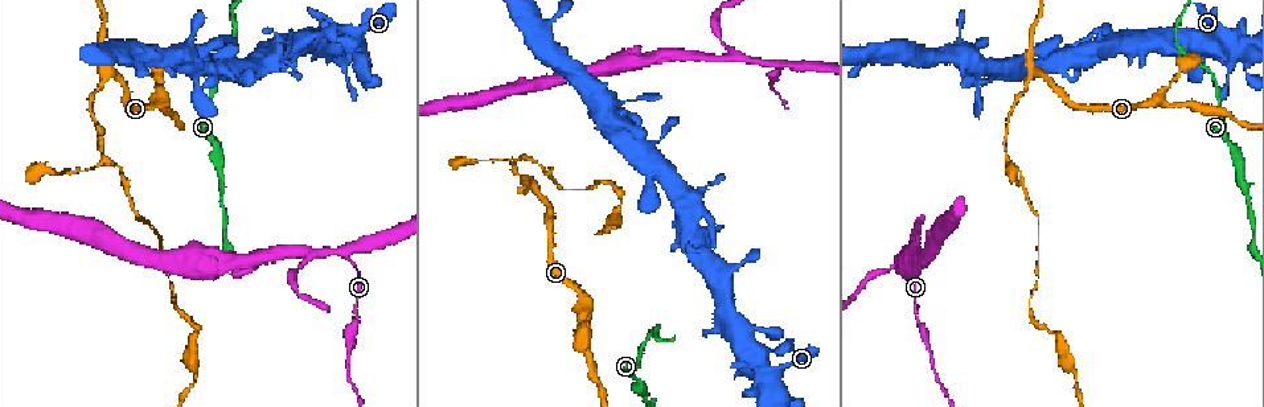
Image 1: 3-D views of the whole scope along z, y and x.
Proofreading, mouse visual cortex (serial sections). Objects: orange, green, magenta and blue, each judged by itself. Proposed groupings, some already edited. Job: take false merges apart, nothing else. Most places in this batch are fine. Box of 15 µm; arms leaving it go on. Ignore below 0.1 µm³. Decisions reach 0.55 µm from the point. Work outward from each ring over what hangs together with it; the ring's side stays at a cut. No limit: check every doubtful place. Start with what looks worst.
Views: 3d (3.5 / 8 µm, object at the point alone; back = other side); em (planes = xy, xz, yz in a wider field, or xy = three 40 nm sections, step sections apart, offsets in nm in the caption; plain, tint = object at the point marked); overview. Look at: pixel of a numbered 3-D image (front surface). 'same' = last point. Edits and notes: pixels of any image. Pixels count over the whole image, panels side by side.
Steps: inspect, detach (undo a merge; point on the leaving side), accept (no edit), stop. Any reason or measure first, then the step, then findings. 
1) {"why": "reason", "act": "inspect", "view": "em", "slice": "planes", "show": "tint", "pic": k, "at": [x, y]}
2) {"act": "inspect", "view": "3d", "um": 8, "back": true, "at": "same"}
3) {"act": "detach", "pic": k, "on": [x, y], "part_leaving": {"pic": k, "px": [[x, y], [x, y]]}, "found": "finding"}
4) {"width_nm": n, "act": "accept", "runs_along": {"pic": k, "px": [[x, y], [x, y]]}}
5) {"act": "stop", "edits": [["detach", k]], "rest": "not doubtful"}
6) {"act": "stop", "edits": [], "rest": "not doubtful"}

{"why": "arms part here", "act": "inspect", "view": "3d", "um": 3.5, "pic": 1, "at": [104, 161]}

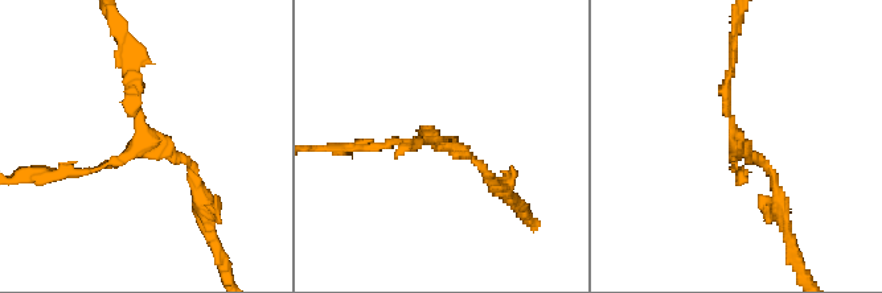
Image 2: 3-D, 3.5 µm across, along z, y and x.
{"why": "need the tissue", "act": "inspect", "view": "em", "slice": "planes", "show": "tint", "pic": 2, "at": [447, 145]}

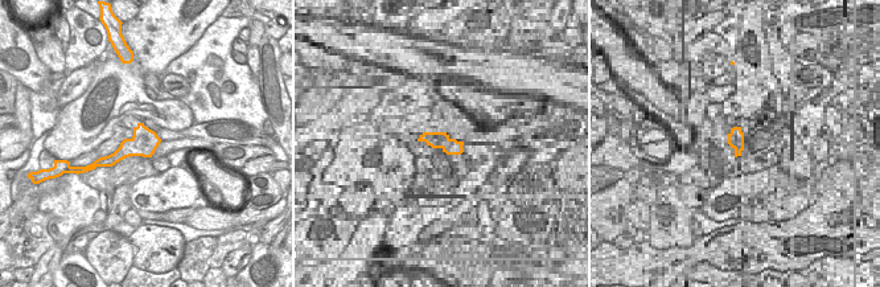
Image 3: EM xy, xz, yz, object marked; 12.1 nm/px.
{"arms": 3, "arm_widths_nm": [100, 100, 150], "act": "accept", "runs_along": {"pic": 2, "px": [[132, 56], [132, 112], [193, 165], [197, 189]]}, "found": "one cell here"}

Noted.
{"why": "a narrow waist", "act": "inspect", "view": "3d", "um": 8, "pic": 1, "at": [1245, 196]}

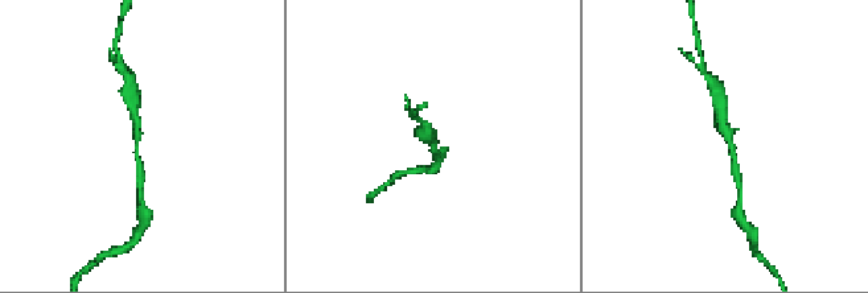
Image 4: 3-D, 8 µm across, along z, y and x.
{"act": "inspect", "view": "3d", "um": 3.5, "pic": 4, "at": [731, 147]}

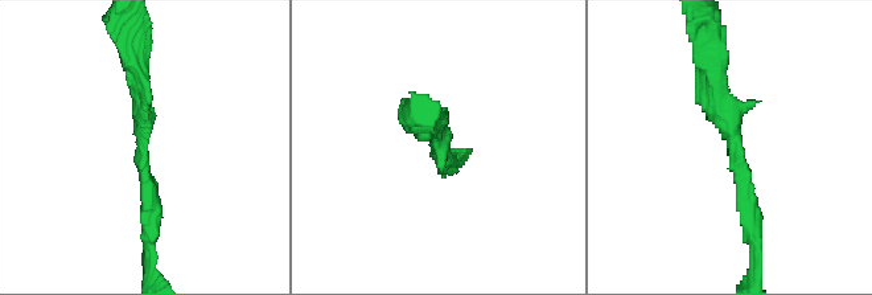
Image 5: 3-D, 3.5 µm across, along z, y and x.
{"why": "shape alone is not enough", "act": "inspect", "view": "em", "slice": "planes", "show": "tint", "pic": 5, "at": [147, 150]}

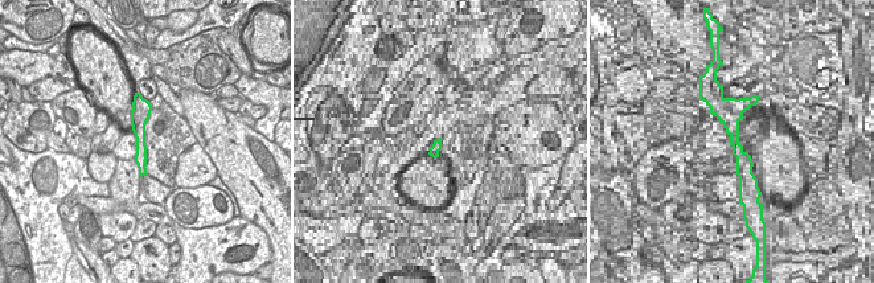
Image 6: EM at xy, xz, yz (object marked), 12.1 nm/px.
{"width_nm": 160, "act": "accept", "runs_along": {"pic": 5, "px": [[711, 64], [751, 234]]}, "found": "continuous, no second cell"}

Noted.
{"why": "three arms meet", "act": "inspect", "view": "3d", "um": 8, "back": true, "pic": 1, "at": [313, 252]}

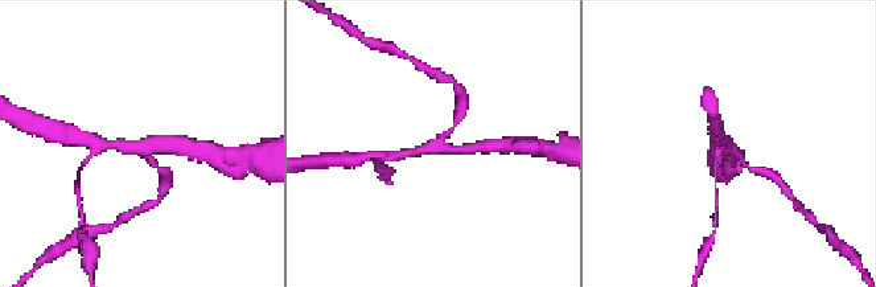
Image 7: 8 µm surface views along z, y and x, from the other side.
{"why": "closer look", "act": "inspect", "view": "3d", "um": 3.5, "pic": 7, "at": [139, 146]}

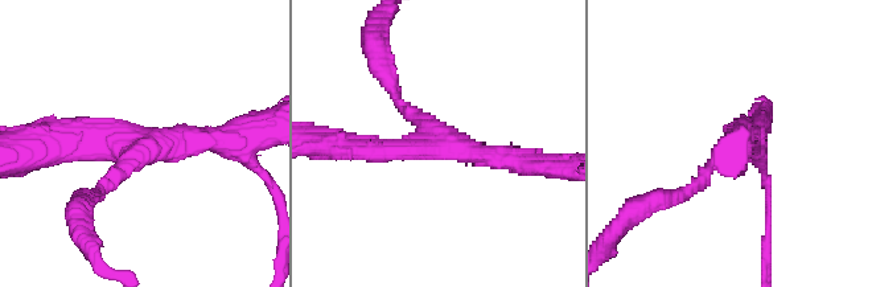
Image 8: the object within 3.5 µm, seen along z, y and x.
{"arms": 3, "arm_widths_nm": [200, 250, 250], "why": "shape alone is not enough", "act": "inspect", "view": "em", "slice": "xy", "step": 5, "show": "tint", "pic": 8, "at": [437, 142]}

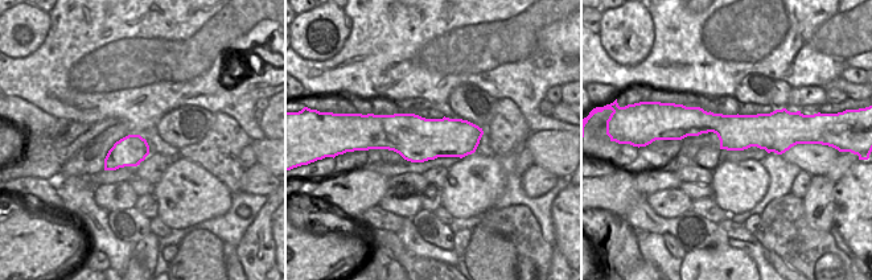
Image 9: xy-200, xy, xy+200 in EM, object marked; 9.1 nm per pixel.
{"act": "accept", "runs_along": {"pic": 8, "px": [[522, 160], [453, 144], [348, 144]]}, "found": "all the same cell"}

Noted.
{"act": "stop", "edits": [], "rest": "not doubtful"}

